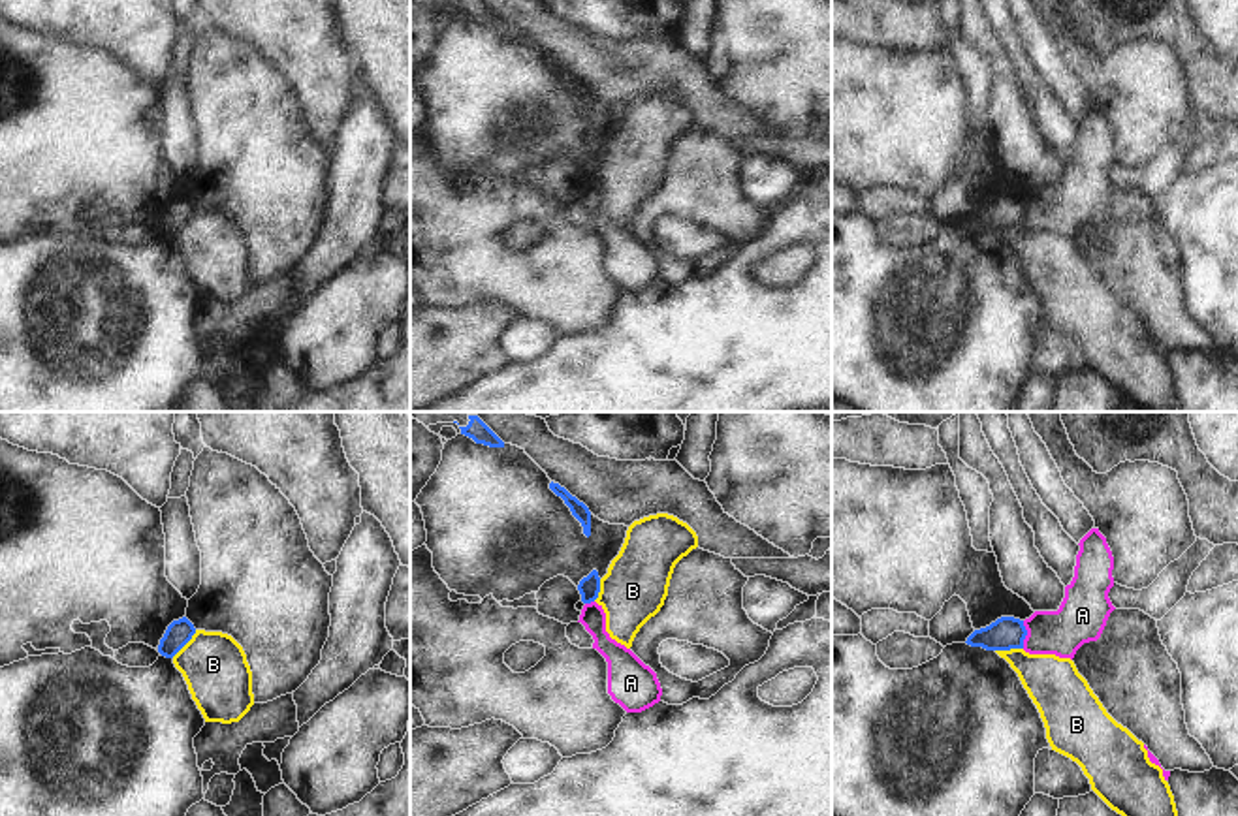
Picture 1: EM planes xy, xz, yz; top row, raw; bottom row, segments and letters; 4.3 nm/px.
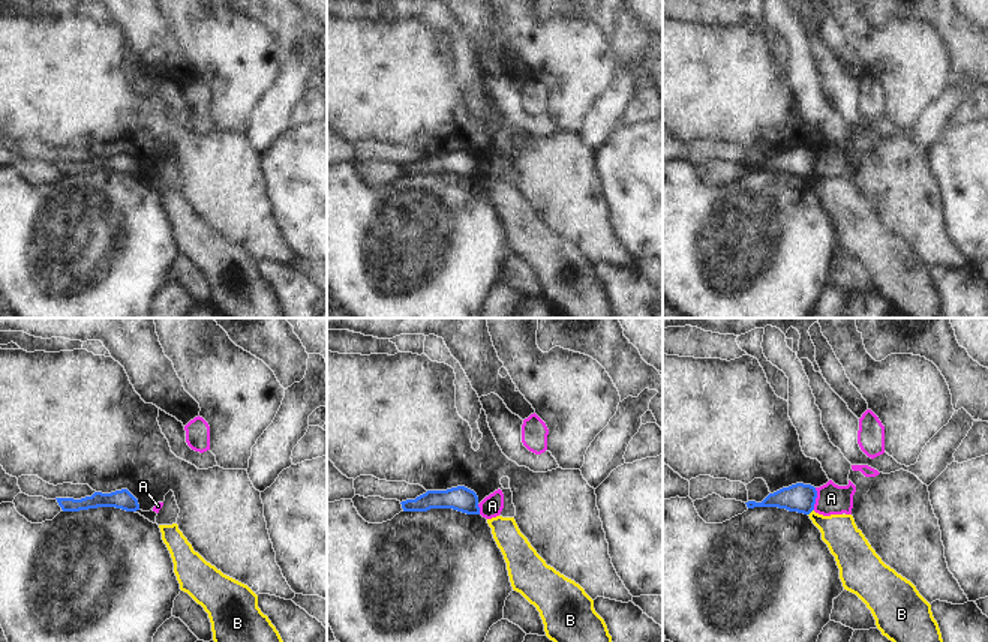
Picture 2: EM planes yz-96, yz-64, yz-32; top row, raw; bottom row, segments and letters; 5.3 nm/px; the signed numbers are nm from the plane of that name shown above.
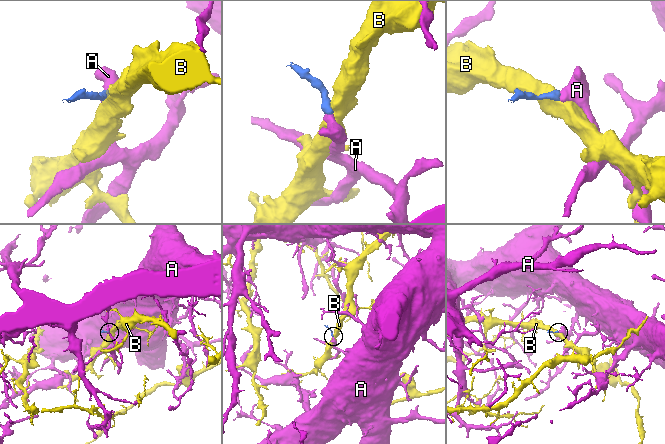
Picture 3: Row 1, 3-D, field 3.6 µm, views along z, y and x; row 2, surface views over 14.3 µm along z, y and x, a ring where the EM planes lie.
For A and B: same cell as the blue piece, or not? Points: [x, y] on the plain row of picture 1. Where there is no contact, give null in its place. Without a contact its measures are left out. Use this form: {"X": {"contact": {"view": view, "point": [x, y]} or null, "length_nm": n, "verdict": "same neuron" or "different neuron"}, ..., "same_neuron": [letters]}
{"A": {"contact": {"view": "yz", "point": [1026, 213]}, "length_nm": 120, "verdict": "different neuron"}, "B": {"contact": {"view": "xy", "point": [185, 222]}, "length_nm": 160, "verdict": "different neuron"}, "same_neuron": []}

